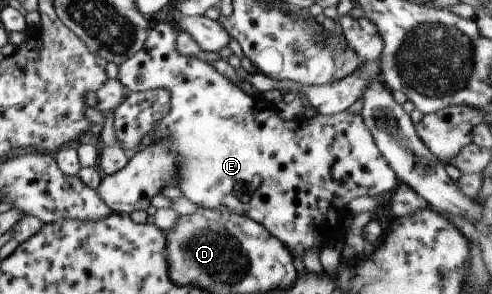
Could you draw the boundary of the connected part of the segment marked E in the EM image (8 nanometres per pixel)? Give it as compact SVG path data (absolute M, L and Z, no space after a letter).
M160 18L159 23L149 30L143 48L118 66L116 78L130 93L159 88L170 92L169 114L153 126L153 130L145 136L142 147L153 140L167 142L177 160L179 176L175 186L187 200L204 209L248 215L271 236L277 236L294 258L303 258L309 250L322 249L344 237L345 220L350 214L347 204L353 198L377 198L396 189L399 184L397 175L377 148L375 138L365 126L361 114L345 110L333 116L318 113L313 118L302 116L286 121L277 114L275 105L266 99L247 95L217 72L212 63L180 54L175 42L178 33L174 22Z

